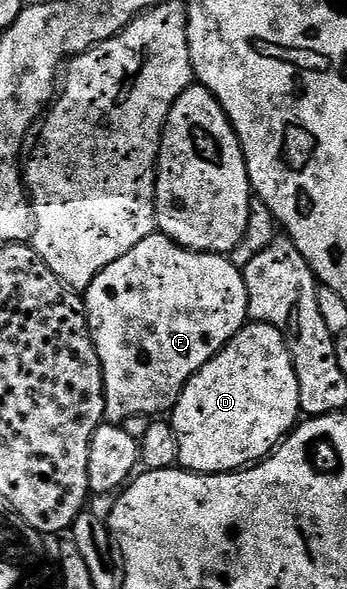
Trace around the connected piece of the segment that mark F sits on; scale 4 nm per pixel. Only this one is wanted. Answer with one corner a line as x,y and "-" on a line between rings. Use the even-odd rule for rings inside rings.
154,233
150,237
138,241
138,245
134,245
134,249
130,249
130,253
122,253
122,257
118,257
118,261
106,265
106,269
102,269
102,273
98,273
98,277
94,277
94,281
88,286
87,291
83,292
82,298
88,314
88,328
92,334
98,361
102,365
104,374
104,418
112,425
123,425
128,419
139,415
160,417
171,412
182,389
190,381
190,377
194,373
198,373
198,369
202,369
202,365
209,363
244,328
244,324
249,322
248,290
244,272
233,265
228,255
215,255
209,251
191,251
180,247
170,237
159,233

